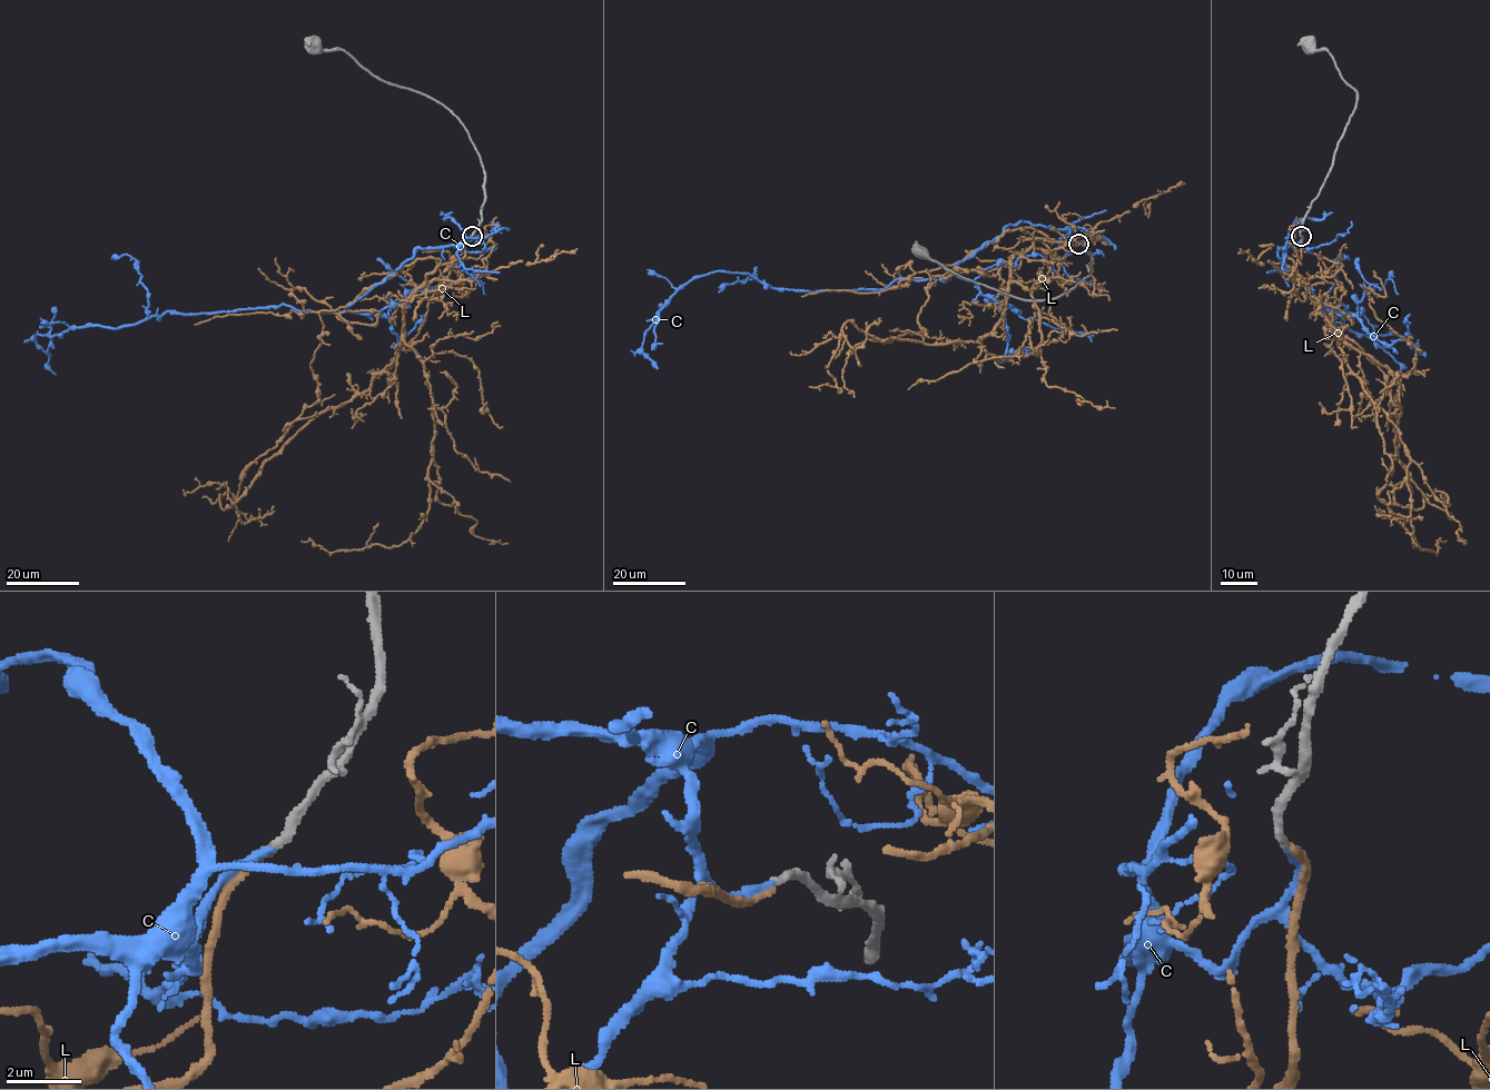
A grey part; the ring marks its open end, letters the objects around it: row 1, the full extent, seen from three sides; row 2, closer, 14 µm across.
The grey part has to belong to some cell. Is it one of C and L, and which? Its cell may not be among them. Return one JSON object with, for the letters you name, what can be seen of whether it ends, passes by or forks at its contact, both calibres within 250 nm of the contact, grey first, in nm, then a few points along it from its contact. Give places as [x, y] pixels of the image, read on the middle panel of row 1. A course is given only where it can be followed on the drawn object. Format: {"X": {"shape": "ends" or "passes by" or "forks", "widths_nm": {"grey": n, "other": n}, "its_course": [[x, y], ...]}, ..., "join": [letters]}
{"C": {"shape": "ends", "widths_nm": {"grey": 240, "other": 200}, "its_course": [[1078, 244], [1020, 220], [947, 279], [899, 278], [879, 289], [694, 276], [643, 337], [658, 368]]}, "join": ["C"]}

